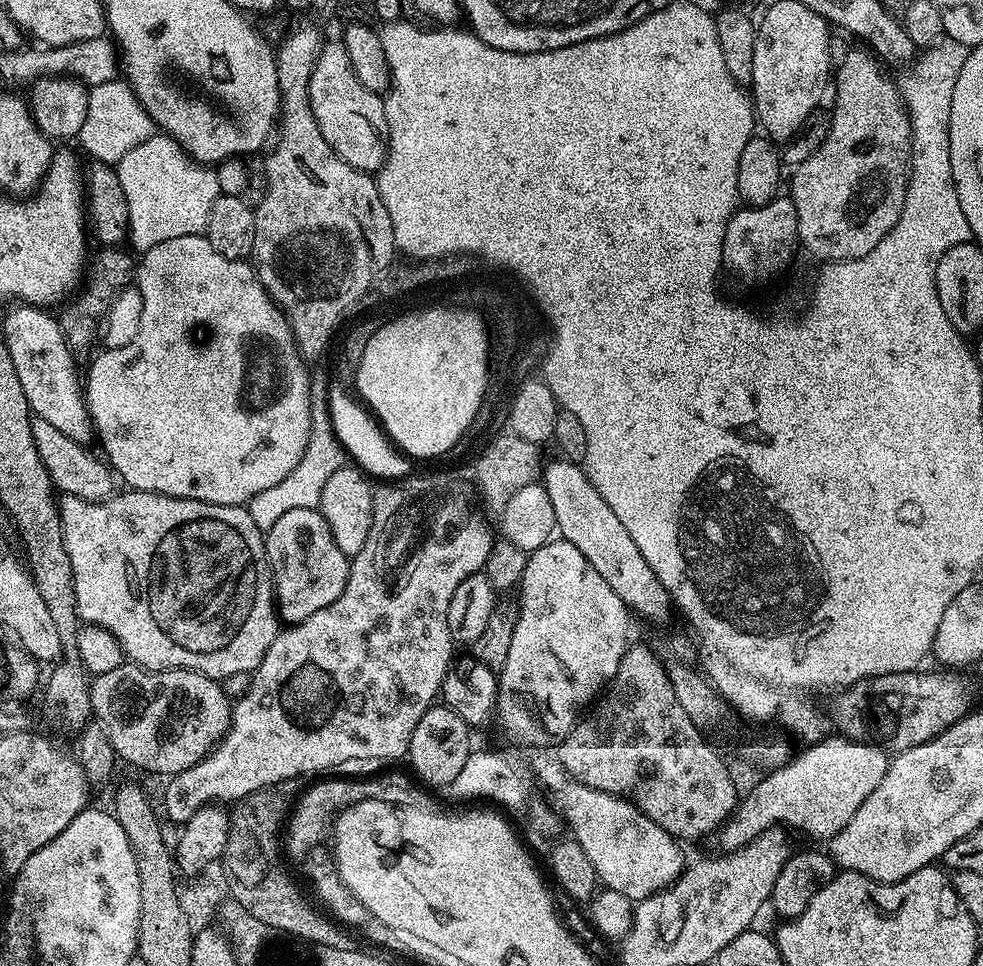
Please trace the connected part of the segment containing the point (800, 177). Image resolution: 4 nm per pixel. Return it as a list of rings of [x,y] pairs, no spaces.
[[[852,48],[844,57],[839,57],[838,63],[834,68],[834,92],[836,88],[836,105],[830,108],[830,130],[826,134],[826,142],[806,158],[806,162],[795,165],[792,176],[792,192],[790,198],[794,202],[794,210],[798,214],[798,240],[801,245],[804,244],[820,259],[820,262],[835,262],[838,260],[853,260],[862,258],[890,234],[890,230],[898,222],[902,214],[902,206],[906,202],[906,190],[908,189],[908,170],[912,162],[912,127],[908,110],[904,106],[904,98],[901,89],[883,72],[881,61],[877,59],[871,51],[863,52],[860,48]]]

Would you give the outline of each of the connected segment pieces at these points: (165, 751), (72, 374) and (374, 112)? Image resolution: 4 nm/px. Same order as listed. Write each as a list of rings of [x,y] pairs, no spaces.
[[[125,662],[114,670],[95,677],[91,682],[93,684],[88,689],[88,695],[95,721],[110,739],[117,757],[136,768],[162,774],[164,778],[176,775],[207,756],[228,731],[231,699],[228,700],[217,681],[201,672],[187,671],[184,668],[150,672],[139,665]]]
[[[17,303],[15,306],[9,307],[8,310],[9,312],[4,316],[2,338],[10,350],[14,370],[18,370],[18,382],[22,382],[22,394],[26,394],[26,402],[31,415],[50,422],[50,426],[58,426],[58,430],[62,430],[62,434],[66,434],[66,438],[84,444],[87,441],[87,436],[91,437],[94,432],[92,418],[88,414],[82,376],[81,373],[80,376],[76,373],[78,364],[72,359],[70,350],[66,346],[59,319],[51,311],[30,304]]]
[[[341,42],[325,43],[318,54],[314,72],[310,74],[310,110],[314,110],[314,118],[318,122],[318,130],[322,130],[322,138],[342,158],[342,162],[350,162],[358,170],[369,174],[379,173],[388,157],[388,123],[381,93],[366,90],[362,82],[358,82],[358,74],[350,66],[350,57],[346,54],[346,46]]]

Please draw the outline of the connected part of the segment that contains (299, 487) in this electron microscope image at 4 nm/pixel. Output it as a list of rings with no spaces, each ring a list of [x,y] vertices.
[[[319,386],[312,389],[312,405],[310,406],[310,438],[304,451],[304,457],[278,482],[278,486],[270,486],[270,490],[262,490],[257,496],[248,501],[246,507],[250,518],[254,518],[254,526],[262,530],[270,529],[278,518],[290,514],[290,510],[302,510],[303,508],[319,509],[322,489],[330,479],[334,470],[345,467],[346,453],[340,444],[331,426],[331,416],[328,413],[328,401],[325,389]]]

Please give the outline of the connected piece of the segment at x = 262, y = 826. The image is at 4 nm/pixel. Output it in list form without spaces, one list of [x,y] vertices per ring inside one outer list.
[[[299,779],[283,780],[262,790],[254,790],[235,801],[230,812],[235,819],[232,822],[227,857],[228,868],[231,869],[227,879],[233,883],[231,895],[248,909],[249,917],[257,925],[277,928],[322,946],[334,946],[334,950],[350,950],[354,947],[354,941],[348,937],[351,935],[339,923],[329,919],[319,907],[311,908],[307,898],[300,893],[299,886],[280,865],[282,833],[301,791]]]

